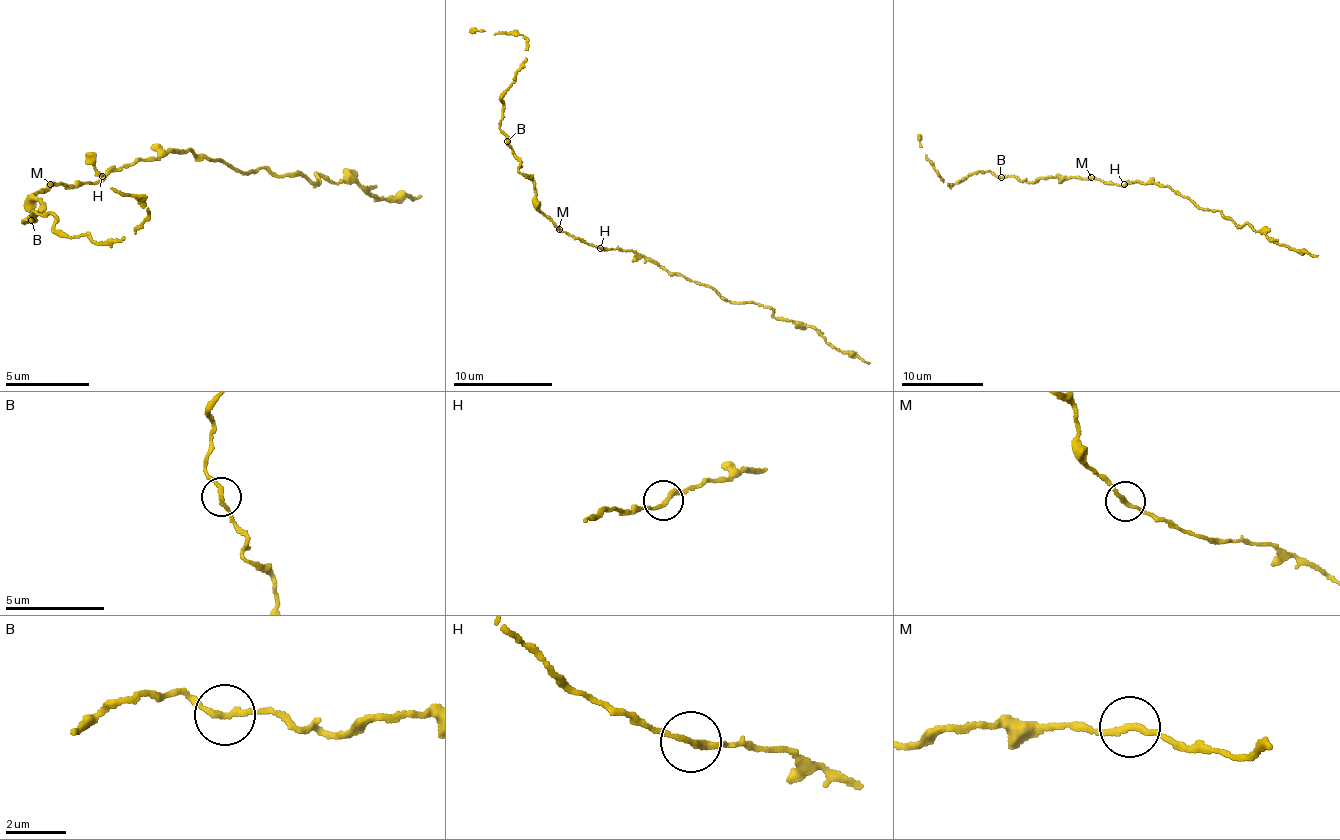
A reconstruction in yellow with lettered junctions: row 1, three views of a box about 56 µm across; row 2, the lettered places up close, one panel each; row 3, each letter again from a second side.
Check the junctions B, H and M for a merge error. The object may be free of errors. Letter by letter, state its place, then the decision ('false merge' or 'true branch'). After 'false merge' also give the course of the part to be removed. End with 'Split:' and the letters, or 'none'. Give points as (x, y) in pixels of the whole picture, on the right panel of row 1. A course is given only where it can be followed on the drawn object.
B: at (1001, 177); true branch
H: at (1124, 184); true branch
M: at (1091, 177); true branch
Split: none

